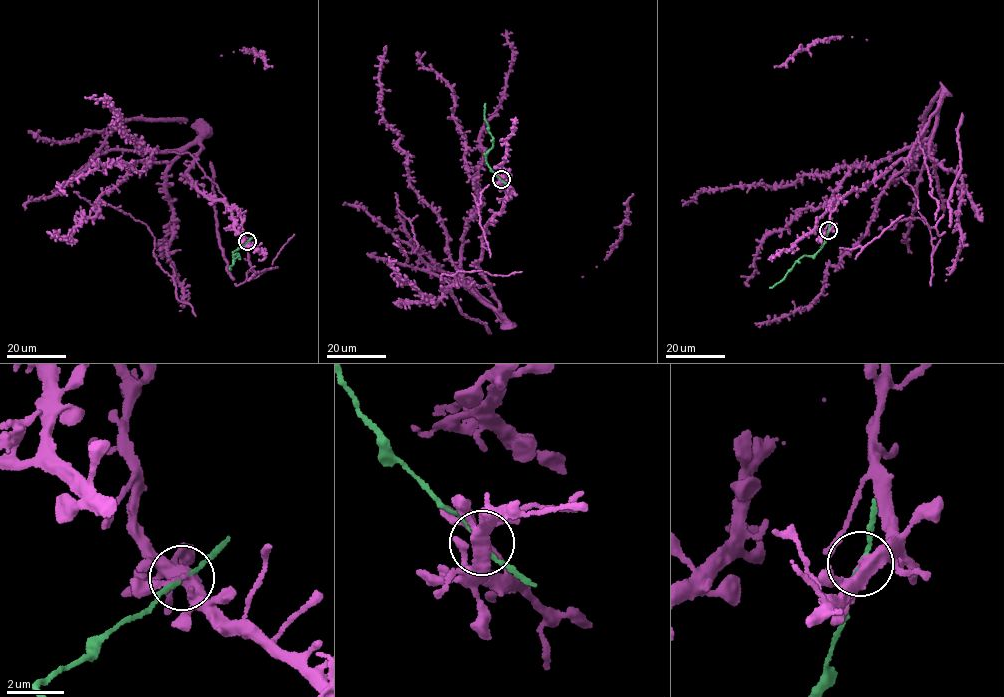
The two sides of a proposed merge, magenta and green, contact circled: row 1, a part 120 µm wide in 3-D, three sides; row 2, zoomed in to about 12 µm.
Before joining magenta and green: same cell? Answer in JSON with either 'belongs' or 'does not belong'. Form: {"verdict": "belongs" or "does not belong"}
{"verdict": "does not belong"}

